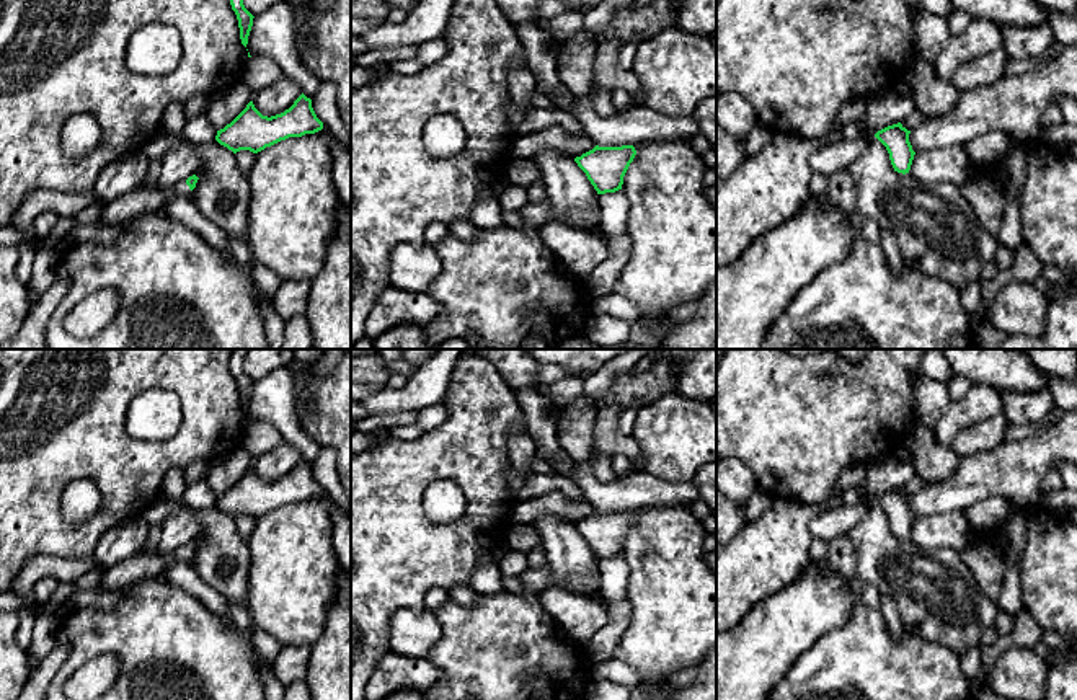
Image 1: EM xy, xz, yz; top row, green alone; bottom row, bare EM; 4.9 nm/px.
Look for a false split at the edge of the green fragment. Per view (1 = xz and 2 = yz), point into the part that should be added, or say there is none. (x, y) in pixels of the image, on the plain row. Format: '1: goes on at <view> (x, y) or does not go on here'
1: does not go on here
2: does not go on here

